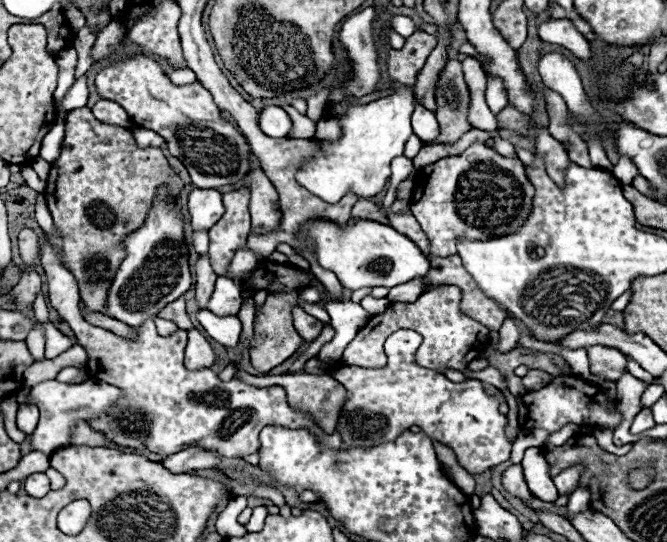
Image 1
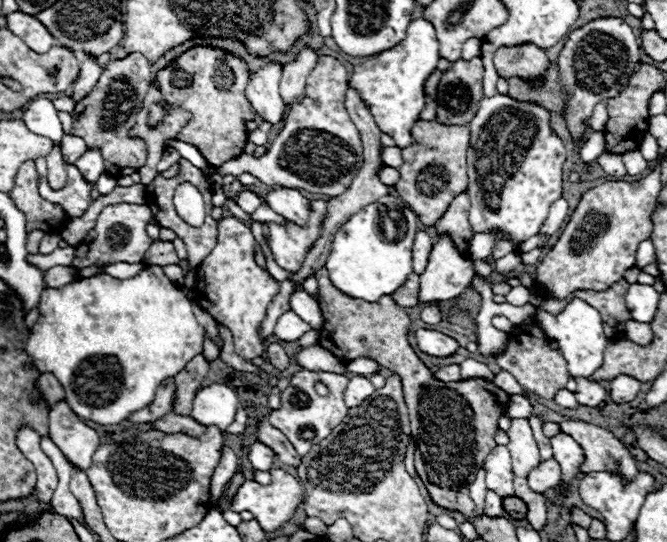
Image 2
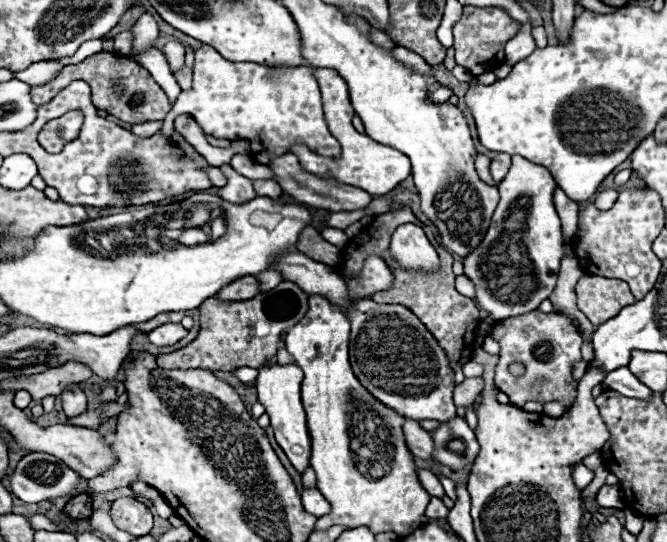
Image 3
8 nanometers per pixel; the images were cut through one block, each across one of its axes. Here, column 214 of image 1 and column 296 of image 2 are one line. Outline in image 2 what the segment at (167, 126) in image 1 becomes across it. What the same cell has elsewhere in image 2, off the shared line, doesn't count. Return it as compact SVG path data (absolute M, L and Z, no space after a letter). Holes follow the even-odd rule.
M318 56L316 66L306 80L306 98L300 104L288 106L290 110L286 114L284 128L280 130L280 134L270 144L266 156L252 158L250 154L242 154L238 160L230 160L222 168L216 168L216 172L222 174L222 176L226 176L226 174L240 176L244 172L250 172L252 176L256 176L260 182L264 182L268 186L298 188L298 190L306 190L306 192L312 192L312 194L326 194L326 196L332 196L332 198L340 196L352 184L354 176L358 174L358 170L364 164L360 132L354 126L354 122L350 120L350 116L346 112L346 106L344 106L346 88L348 88L348 70L344 68L344 64L338 62L332 56Z

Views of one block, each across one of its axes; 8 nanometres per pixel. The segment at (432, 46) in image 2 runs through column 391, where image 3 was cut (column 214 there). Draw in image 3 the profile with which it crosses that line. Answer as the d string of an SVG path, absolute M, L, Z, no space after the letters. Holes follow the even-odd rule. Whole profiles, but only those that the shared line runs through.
M204 44L196 50L192 88L178 96L172 112L190 114L206 134L216 138L250 140L256 160L260 156L282 156L294 142L304 142L322 156L340 154L338 140L328 132L320 88L310 66L270 68L254 62L232 64L212 46Z

